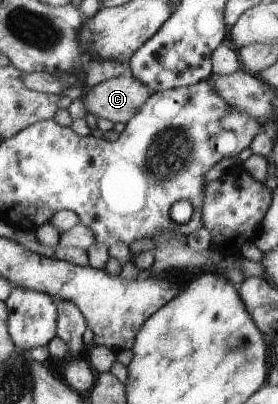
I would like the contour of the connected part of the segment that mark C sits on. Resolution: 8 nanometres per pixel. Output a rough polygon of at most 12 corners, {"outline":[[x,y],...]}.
{"outline":[[131,75],[91,86],[81,99],[96,119],[126,124],[150,95]]}

